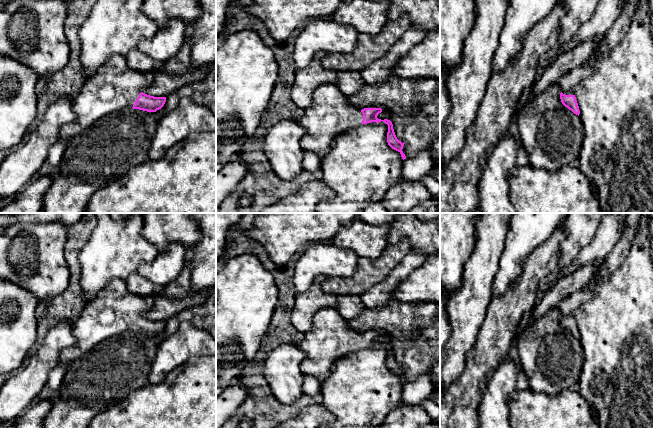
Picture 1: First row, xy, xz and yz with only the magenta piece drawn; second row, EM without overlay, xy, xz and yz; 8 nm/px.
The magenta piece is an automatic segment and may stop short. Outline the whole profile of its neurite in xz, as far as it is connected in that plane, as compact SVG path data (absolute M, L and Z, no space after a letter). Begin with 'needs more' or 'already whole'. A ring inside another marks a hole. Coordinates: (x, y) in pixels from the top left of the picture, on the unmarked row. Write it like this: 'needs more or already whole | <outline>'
needs more | M323 308L315 313L311 329L298 345L305 353L301 372L322 382L330 375L332 366L339 358L362 348L383 345L388 349L388 369L398 375L403 384L406 383L402 375L405 367L397 363L390 344L377 342L381 336L381 332L356 332L336 308Z

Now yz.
needs more | M591 281L586 287L574 292L571 296L562 300L557 306L560 310L560 323L562 328L574 338L580 338L579 330L572 313L580 305L594 295L594 283Z

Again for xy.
needs more | M119 278L111 280L94 299L85 303L72 329L76 342L63 349L60 362L68 367L105 339L125 332L147 336L161 333L166 321L154 321L142 316L151 304L151 297L131 293L125 281Z

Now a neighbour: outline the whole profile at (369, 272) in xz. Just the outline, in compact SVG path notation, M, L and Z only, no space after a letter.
M400 238L396 244L388 243L377 259L359 257L357 269L352 276L325 277L321 289L324 293L336 296L361 296L374 285L381 283L411 249L411 245L404 238Z

